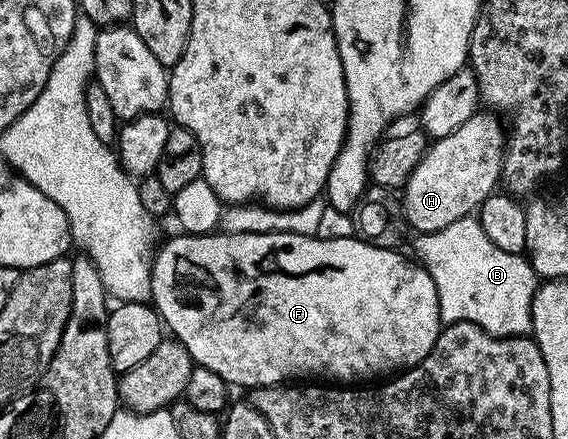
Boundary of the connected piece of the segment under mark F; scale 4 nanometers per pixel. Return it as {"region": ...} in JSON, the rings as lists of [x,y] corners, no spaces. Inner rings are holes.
{"region":[[[214,231],[173,237],[165,246],[162,244],[153,255],[153,274],[151,279],[151,304],[161,316],[164,328],[191,355],[194,366],[215,371],[230,387],[242,385],[246,391],[260,389],[263,385],[293,383],[298,379],[324,379],[329,383],[373,383],[378,379],[389,379],[394,375],[415,367],[435,347],[435,339],[442,331],[443,322],[439,311],[439,295],[429,272],[416,260],[407,258],[401,251],[383,249],[371,245],[356,236],[343,239],[323,239],[308,237],[298,233],[244,233],[231,235]]]}

